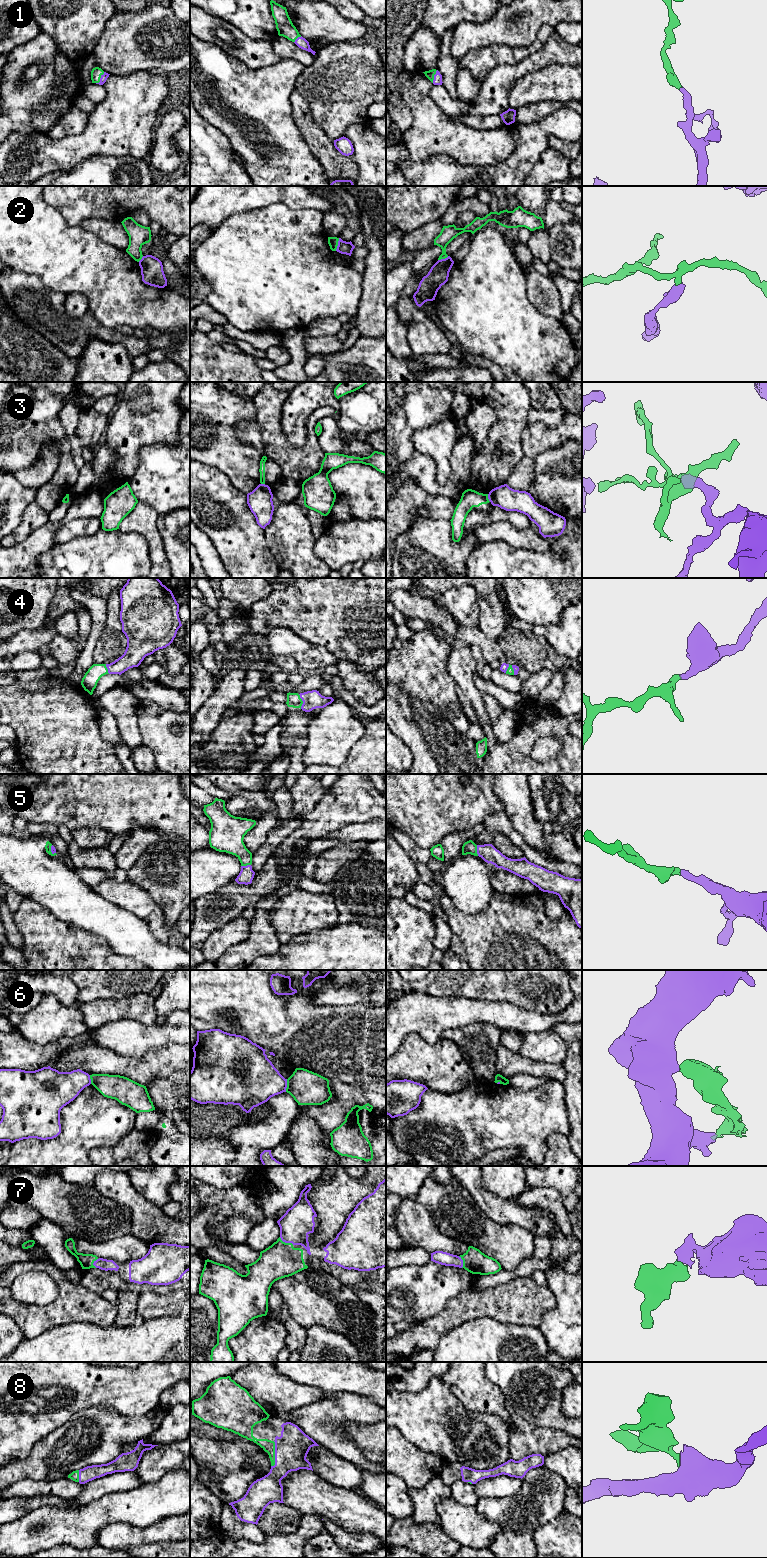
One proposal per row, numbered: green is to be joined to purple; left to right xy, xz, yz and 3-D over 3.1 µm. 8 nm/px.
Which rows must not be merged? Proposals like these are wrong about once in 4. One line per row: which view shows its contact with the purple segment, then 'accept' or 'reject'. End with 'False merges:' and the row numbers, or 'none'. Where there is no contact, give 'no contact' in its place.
1: contact in xy; accept
2: contact in xz; reject
3: contact in yz; reject
4: contact in xz; accept
5: contact in yz; accept
6: contact in xz; reject
7: contact in xz; accept
8: contact in xz; accept
False merges: 2, 3, 6

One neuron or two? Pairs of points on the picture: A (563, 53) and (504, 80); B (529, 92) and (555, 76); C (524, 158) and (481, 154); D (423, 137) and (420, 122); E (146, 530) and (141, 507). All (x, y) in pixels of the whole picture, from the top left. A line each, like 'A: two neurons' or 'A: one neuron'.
A: one neuron
B: one neuron
C: two neurons
D: one neuron
E: one neuron

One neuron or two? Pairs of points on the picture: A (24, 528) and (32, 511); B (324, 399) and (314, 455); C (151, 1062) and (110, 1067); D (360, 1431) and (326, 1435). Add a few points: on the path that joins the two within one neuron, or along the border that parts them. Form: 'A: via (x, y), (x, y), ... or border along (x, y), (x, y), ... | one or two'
A: via (27, 524), (32, 515) | one
B: border along (334, 409), (319, 407), (309, 416), (306, 423) | two
C: via (141, 1067), (120, 1067) | one
D: border along (346, 1422), (345, 1436), (351, 1439), (360, 1451) | two

